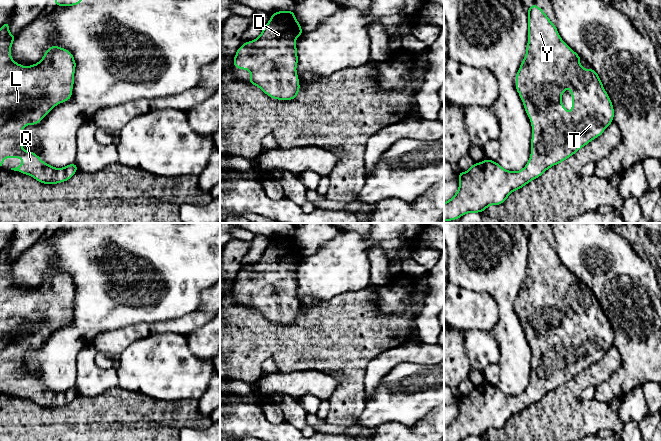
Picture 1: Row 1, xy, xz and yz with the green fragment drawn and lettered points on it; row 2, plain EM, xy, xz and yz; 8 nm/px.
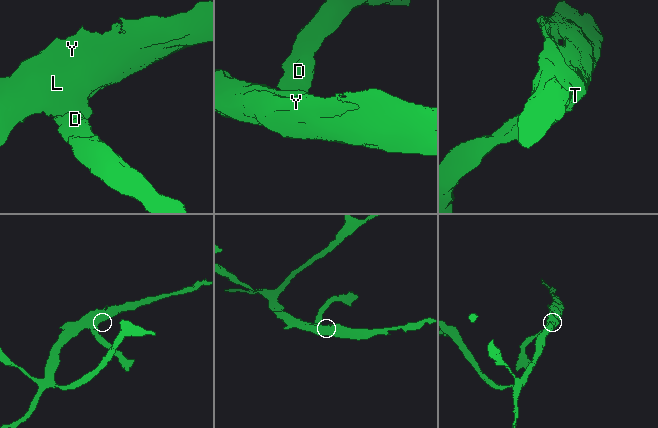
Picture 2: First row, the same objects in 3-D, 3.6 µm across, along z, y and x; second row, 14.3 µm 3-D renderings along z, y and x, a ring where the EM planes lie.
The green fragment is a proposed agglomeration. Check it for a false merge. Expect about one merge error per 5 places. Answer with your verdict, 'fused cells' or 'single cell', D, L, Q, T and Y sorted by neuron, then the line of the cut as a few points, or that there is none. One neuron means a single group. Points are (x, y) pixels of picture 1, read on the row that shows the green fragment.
single cell; D L Q T Y; no cut

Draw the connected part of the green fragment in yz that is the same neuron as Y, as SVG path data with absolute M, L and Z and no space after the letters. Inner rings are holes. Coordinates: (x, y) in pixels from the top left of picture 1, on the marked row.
M536 4L528 8L528 44L526 55L516 74L515 88L520 95L525 111L531 121L532 139L531 155L526 166L517 172L502 168L497 162L490 159L481 163L474 163L467 172L458 172L459 188L456 194L444 203L444 221L452 221L467 213L486 211L489 205L500 205L508 196L540 177L550 167L561 163L592 140L600 136L613 122L613 104L605 91L603 84L596 73L591 69L584 69L580 65L581 57L574 52L560 37L555 24L553 24L543 10ZM569 87L572 95L572 111L567 112L561 101L565 89Z

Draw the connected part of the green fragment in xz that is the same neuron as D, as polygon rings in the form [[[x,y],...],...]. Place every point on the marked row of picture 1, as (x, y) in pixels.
[[[293,10],[274,12],[259,37],[238,48],[233,67],[249,70],[251,78],[247,82],[262,89],[269,97],[284,101],[296,99],[300,84],[296,72],[298,56],[295,40],[302,33]]]

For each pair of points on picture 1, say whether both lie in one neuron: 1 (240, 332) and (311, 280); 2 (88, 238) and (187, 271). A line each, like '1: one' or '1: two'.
1: two
2: one

